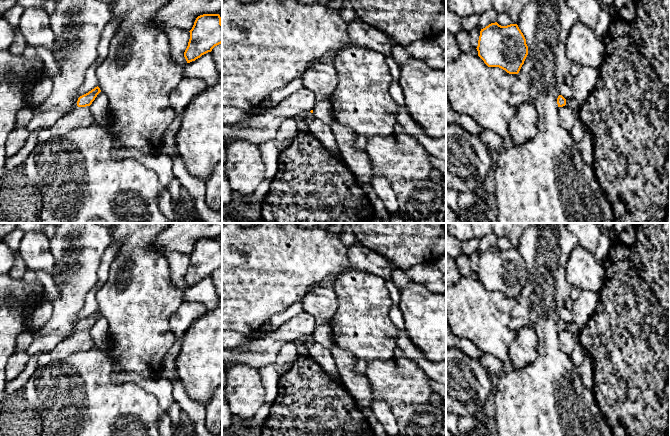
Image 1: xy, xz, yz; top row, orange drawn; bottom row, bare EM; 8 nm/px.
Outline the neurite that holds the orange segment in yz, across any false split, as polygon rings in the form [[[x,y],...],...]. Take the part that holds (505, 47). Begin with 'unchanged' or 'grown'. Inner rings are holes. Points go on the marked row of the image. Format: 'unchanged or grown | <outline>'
unchanged | [[[489,24],[481,29],[476,49],[488,67],[499,67],[509,74],[518,74],[528,55],[526,39],[517,24]]]

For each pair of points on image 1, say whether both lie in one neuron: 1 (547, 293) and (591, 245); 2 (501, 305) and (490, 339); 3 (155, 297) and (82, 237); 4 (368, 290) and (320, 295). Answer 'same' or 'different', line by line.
1: different
2: same
3: different
4: different

